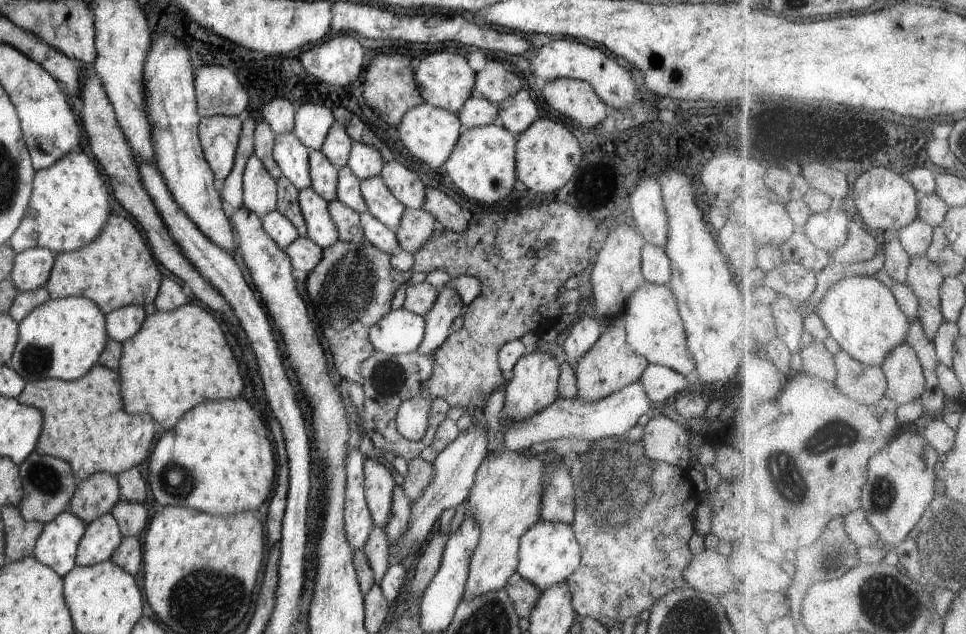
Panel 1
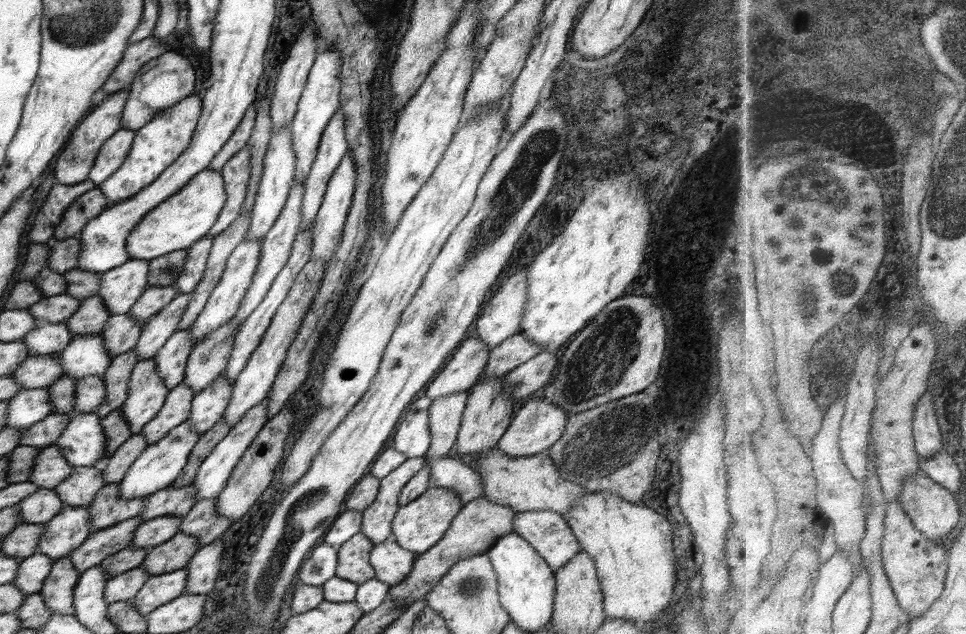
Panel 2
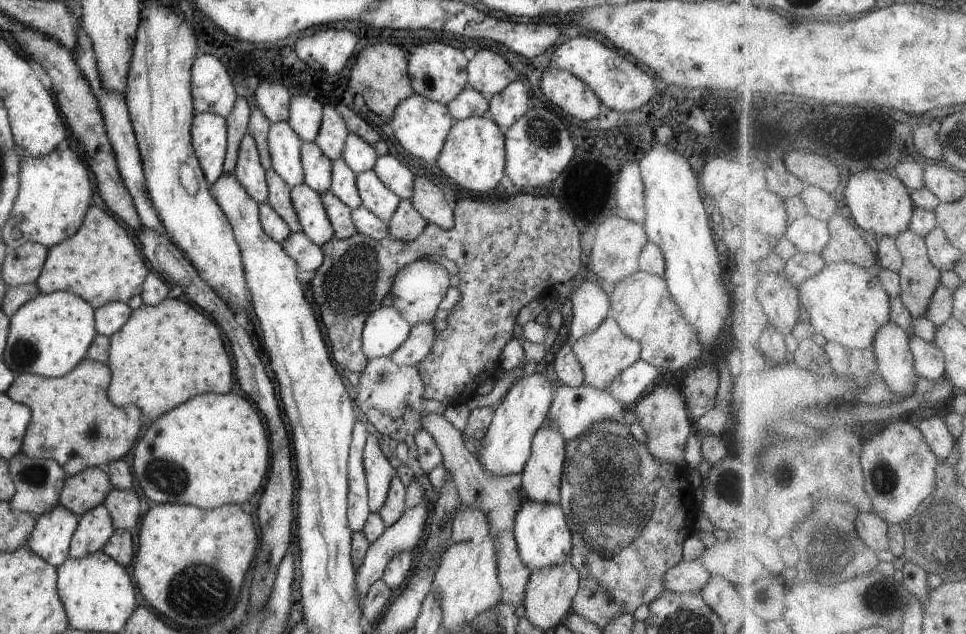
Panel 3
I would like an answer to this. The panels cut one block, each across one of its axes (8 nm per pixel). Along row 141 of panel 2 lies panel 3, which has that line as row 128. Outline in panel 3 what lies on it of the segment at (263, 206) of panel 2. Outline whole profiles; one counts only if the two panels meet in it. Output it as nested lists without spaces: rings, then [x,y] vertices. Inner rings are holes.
[[[290,122],[271,124],[267,144],[272,169],[291,188],[304,183],[301,149],[303,141],[291,128]]]

